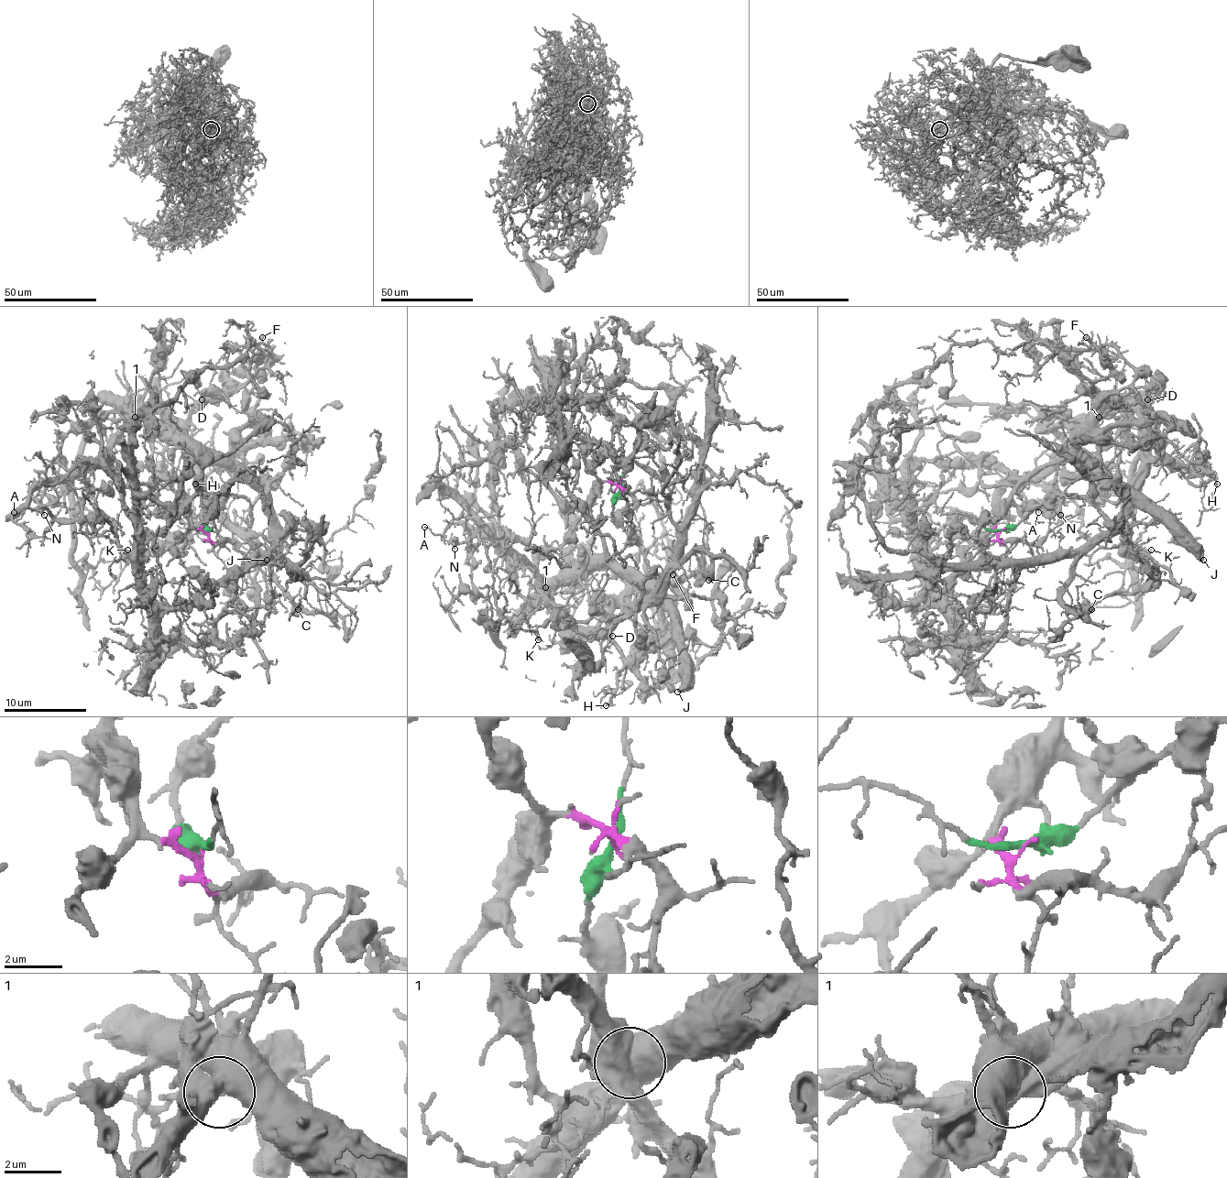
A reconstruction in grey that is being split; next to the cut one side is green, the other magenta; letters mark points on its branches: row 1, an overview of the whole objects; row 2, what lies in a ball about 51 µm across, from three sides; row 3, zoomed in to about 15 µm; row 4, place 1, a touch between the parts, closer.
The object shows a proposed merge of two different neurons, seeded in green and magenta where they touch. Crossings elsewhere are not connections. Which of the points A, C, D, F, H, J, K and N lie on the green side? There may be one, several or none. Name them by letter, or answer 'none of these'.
A, C, D, F, H, K

